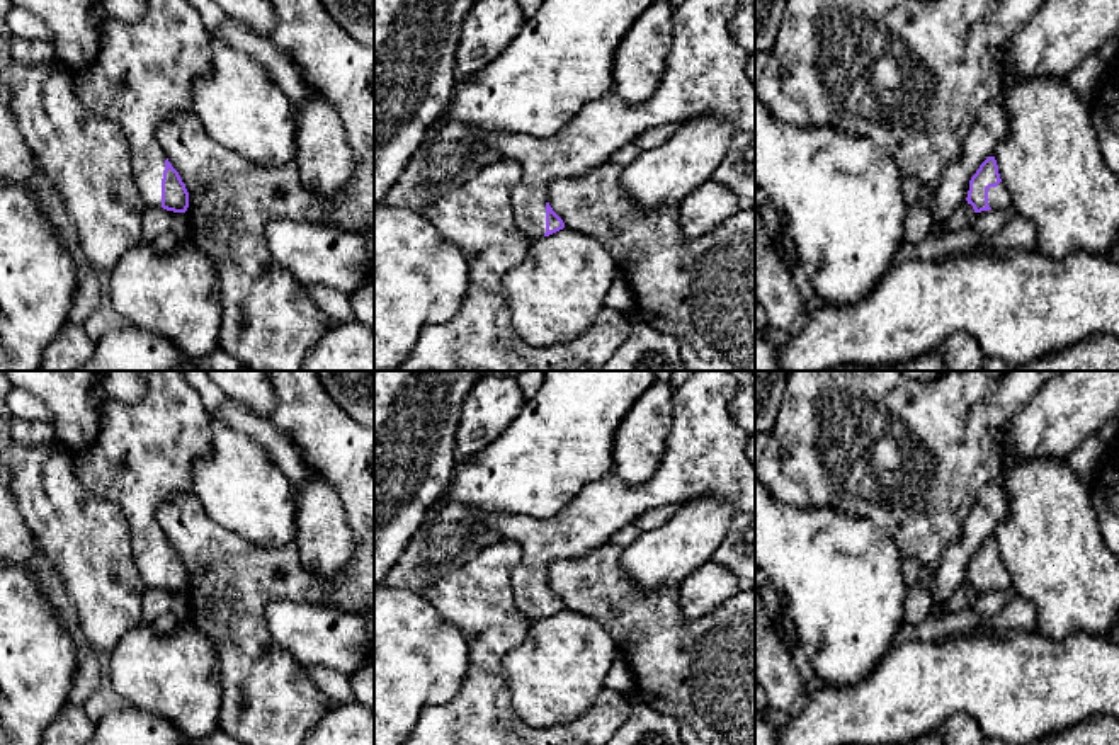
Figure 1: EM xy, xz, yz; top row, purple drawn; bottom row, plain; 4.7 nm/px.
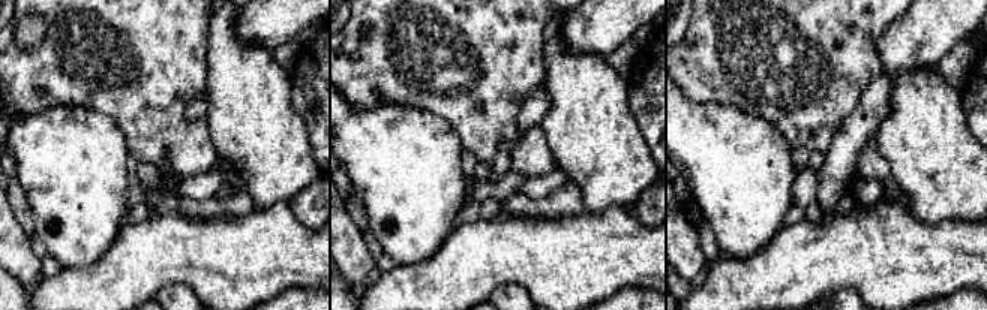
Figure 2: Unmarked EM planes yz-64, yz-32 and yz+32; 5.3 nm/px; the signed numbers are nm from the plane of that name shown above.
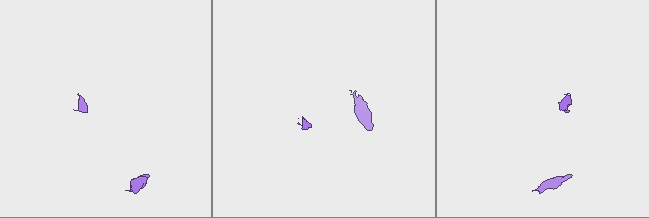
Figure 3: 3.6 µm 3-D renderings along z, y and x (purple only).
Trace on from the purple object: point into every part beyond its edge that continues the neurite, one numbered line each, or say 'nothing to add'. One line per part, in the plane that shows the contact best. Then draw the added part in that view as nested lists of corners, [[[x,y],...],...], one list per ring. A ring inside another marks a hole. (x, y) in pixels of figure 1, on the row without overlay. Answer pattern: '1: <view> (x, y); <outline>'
1: xy (145, 453); [[[138,371],[146,391],[138,403],[104,396],[97,441],[83,451],[71,451],[75,475],[90,493],[117,505],[129,524],[134,565],[146,587],[162,589],[162,560],[167,536],[156,512],[177,493],[190,493],[194,463],[211,451],[211,422],[199,391],[182,371]]]

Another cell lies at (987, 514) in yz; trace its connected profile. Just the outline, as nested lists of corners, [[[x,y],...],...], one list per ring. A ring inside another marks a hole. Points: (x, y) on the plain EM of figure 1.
[[[1000,476],[983,488],[963,524],[961,539],[946,548],[939,568],[934,572],[934,582],[929,589],[934,599],[932,616],[947,614],[949,604],[968,585],[969,561],[980,546],[995,536],[1003,520],[1005,509],[1007,492],[1003,476]]]

